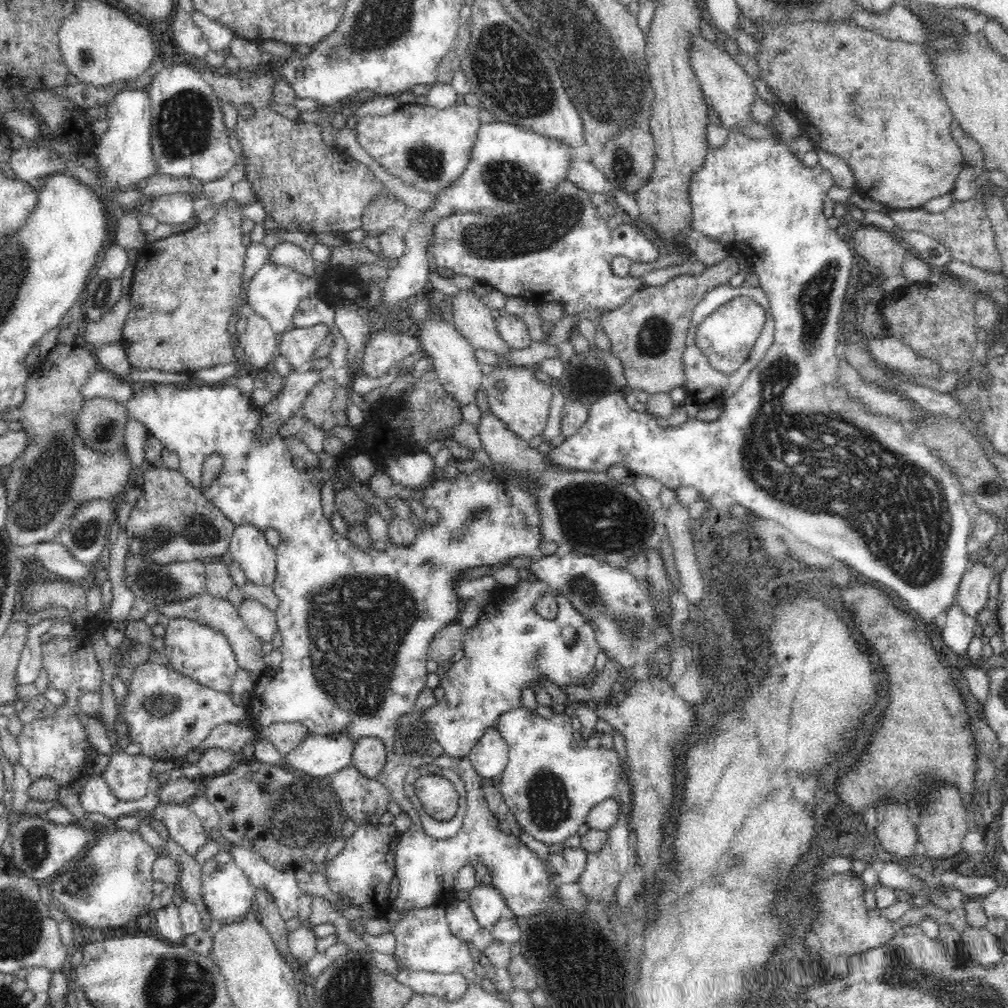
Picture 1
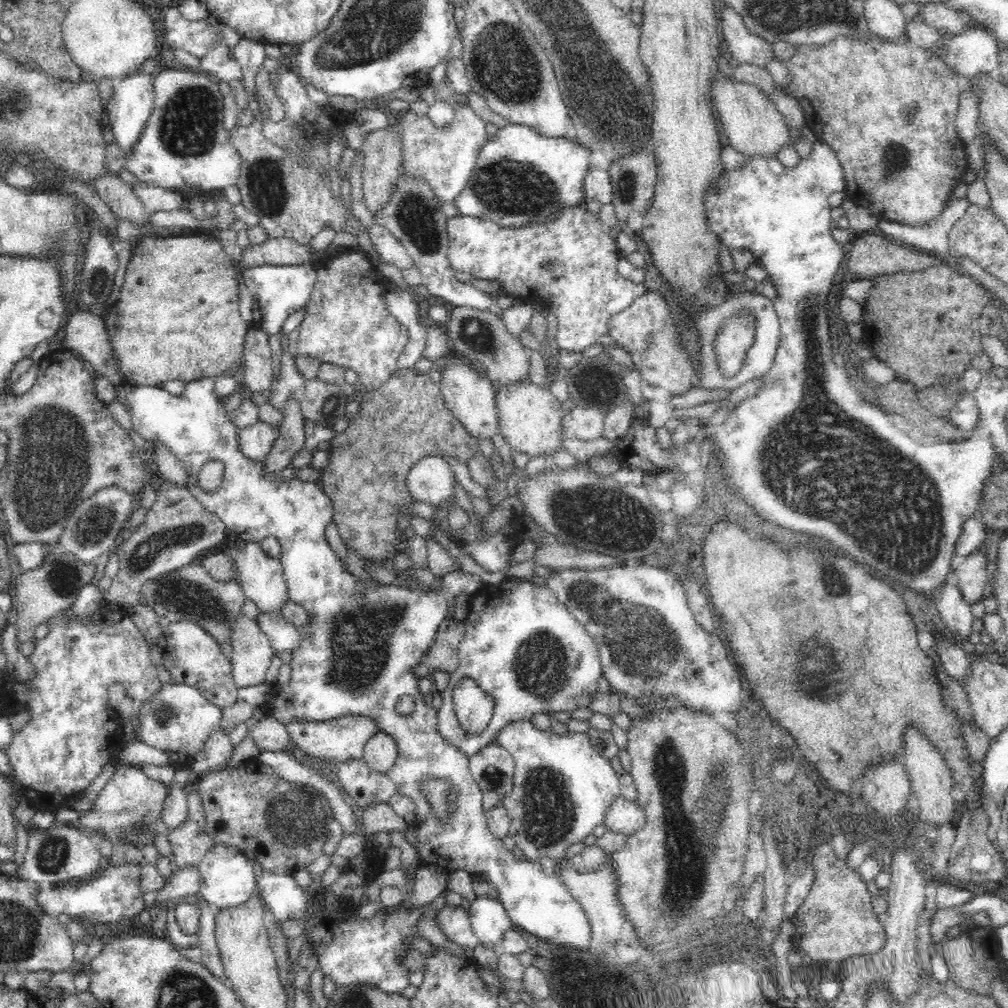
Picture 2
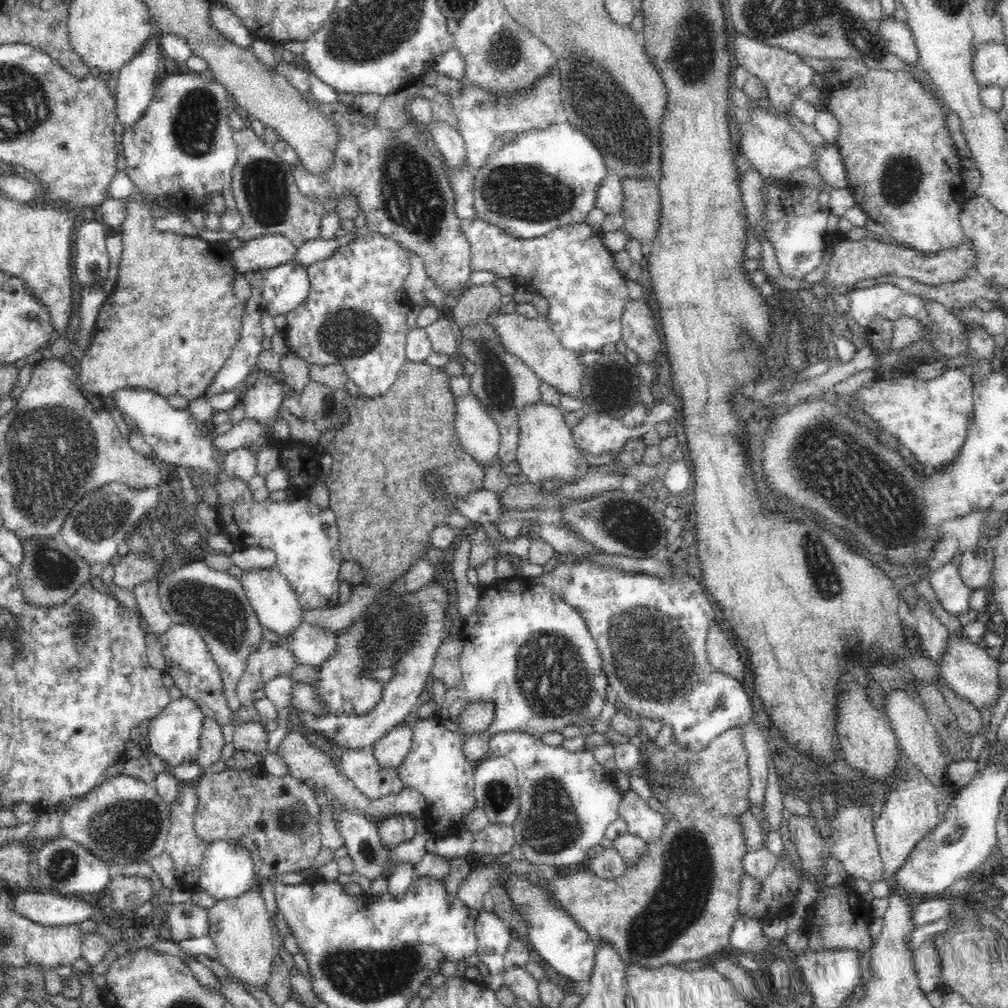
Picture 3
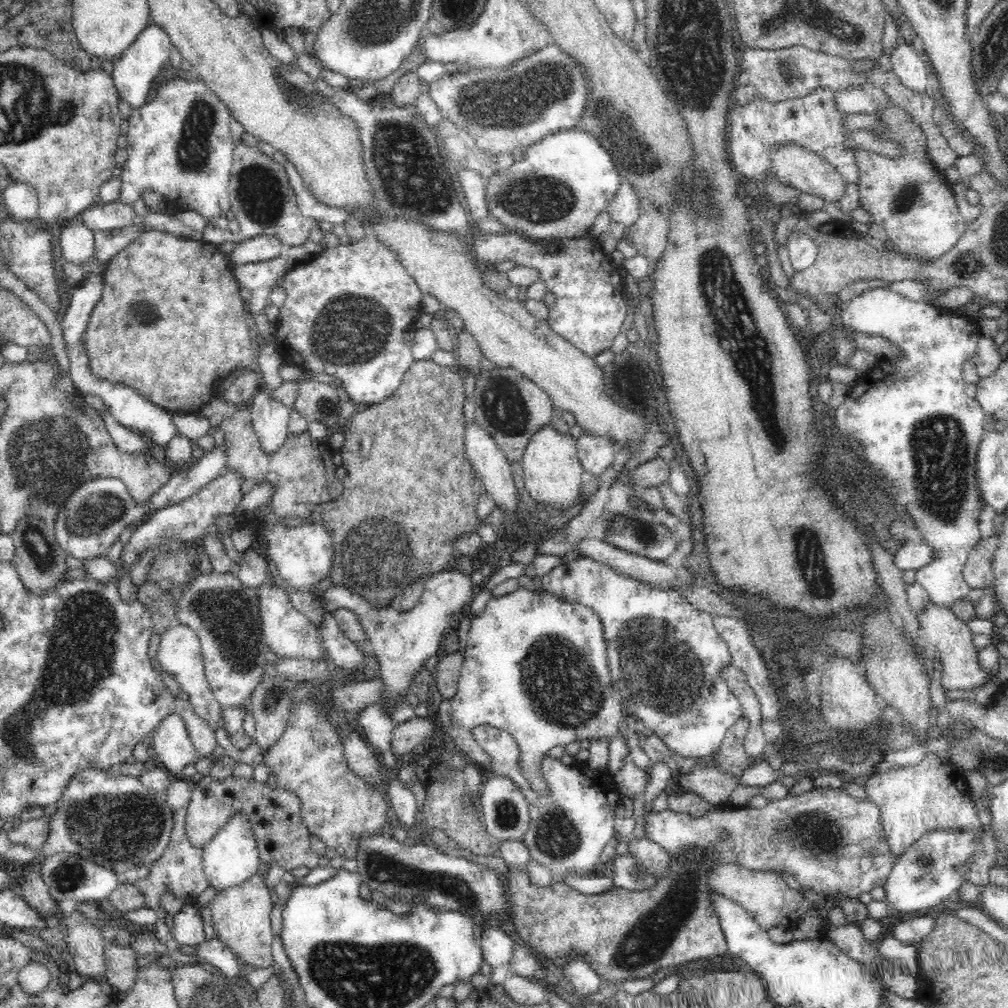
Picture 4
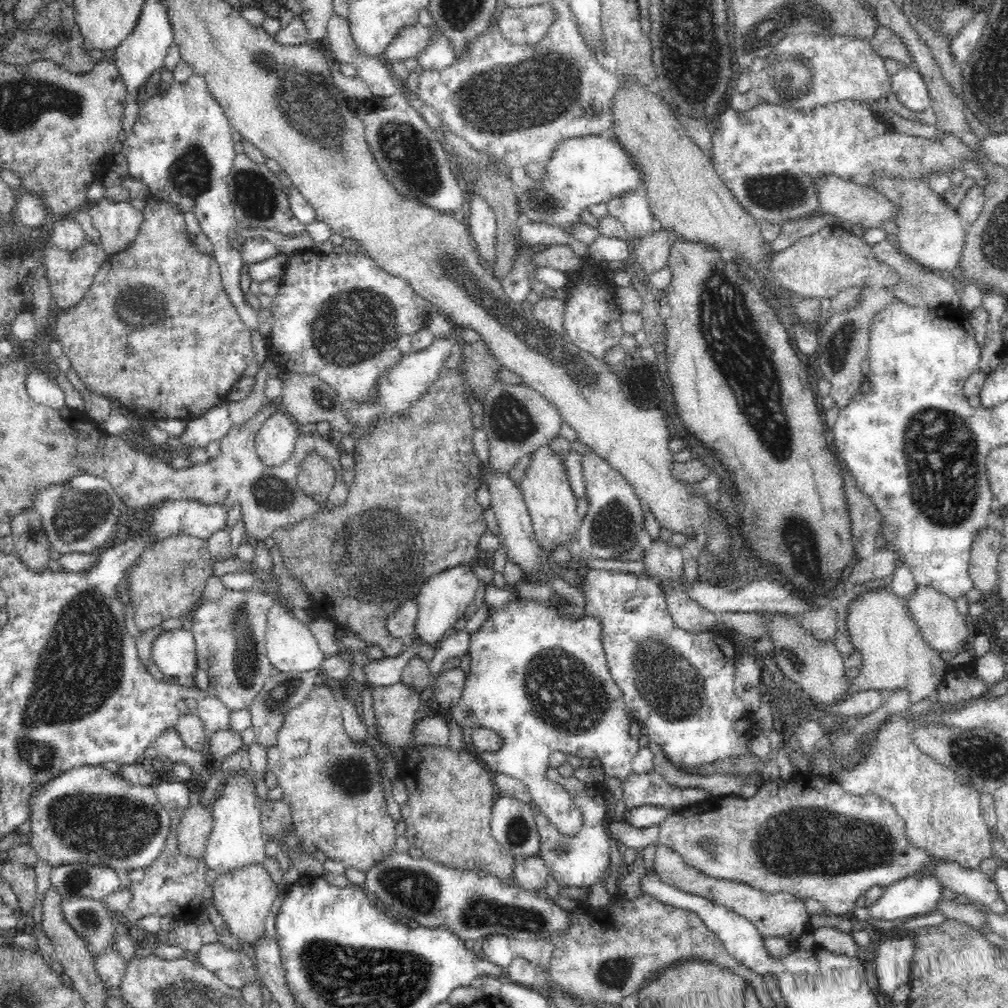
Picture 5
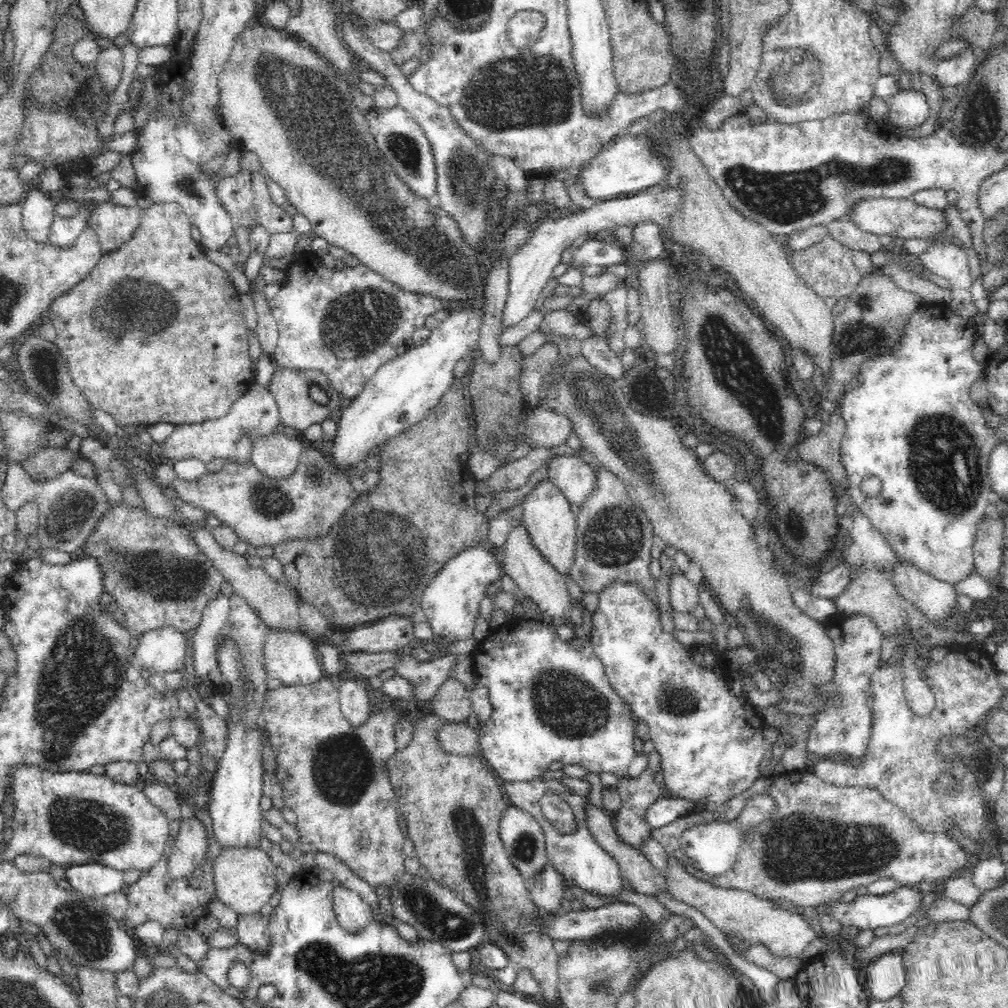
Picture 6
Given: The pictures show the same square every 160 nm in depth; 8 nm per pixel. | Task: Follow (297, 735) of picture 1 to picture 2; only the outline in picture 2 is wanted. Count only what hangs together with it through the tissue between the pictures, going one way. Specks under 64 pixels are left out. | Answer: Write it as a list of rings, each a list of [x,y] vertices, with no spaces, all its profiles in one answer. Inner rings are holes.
[[[265,716],[255,725],[249,725],[248,729],[261,752],[289,752],[294,746],[285,724],[272,716]]]

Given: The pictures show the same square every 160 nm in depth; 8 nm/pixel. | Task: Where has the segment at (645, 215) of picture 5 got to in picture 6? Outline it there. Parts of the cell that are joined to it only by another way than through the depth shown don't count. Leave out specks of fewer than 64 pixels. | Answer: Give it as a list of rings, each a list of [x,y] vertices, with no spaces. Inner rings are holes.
[[[644,222],[632,227],[634,238],[627,246],[629,258],[633,264],[644,260],[658,260],[663,257],[667,246],[662,240],[660,226],[651,222]]]

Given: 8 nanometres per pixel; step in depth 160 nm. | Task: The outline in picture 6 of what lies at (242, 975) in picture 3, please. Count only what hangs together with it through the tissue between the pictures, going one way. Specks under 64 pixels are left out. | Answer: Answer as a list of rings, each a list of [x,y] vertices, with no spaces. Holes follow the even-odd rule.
[[[228,849],[214,858],[215,894],[238,914],[252,917],[270,901],[277,891],[276,867],[263,849]]]

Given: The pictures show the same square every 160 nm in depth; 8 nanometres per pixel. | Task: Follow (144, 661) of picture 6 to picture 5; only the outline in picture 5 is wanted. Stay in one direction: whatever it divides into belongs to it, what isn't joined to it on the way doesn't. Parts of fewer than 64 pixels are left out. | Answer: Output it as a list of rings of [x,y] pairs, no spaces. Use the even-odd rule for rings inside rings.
[[[181,628],[161,632],[152,642],[151,654],[163,676],[174,676],[177,686],[197,688],[193,679],[197,646],[191,631]]]

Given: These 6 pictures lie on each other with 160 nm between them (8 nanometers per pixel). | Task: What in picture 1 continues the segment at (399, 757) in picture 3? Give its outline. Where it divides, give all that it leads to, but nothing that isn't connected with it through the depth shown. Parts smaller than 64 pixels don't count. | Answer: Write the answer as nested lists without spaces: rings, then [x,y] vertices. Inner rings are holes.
[[[360,737],[352,748],[351,764],[366,778],[376,778],[385,764],[384,742],[376,737]]]

